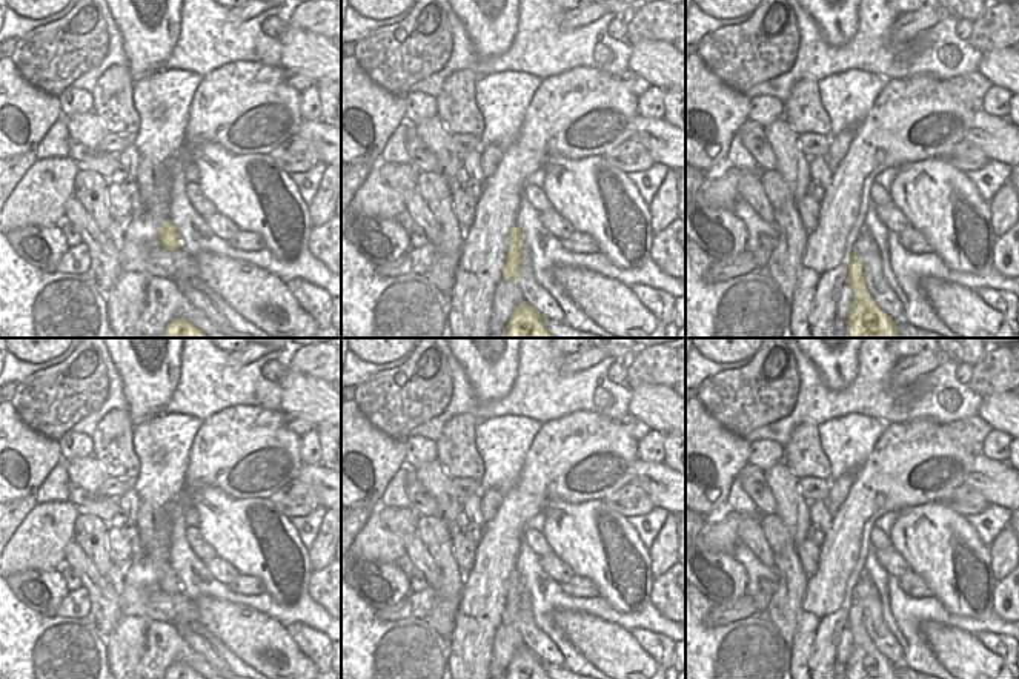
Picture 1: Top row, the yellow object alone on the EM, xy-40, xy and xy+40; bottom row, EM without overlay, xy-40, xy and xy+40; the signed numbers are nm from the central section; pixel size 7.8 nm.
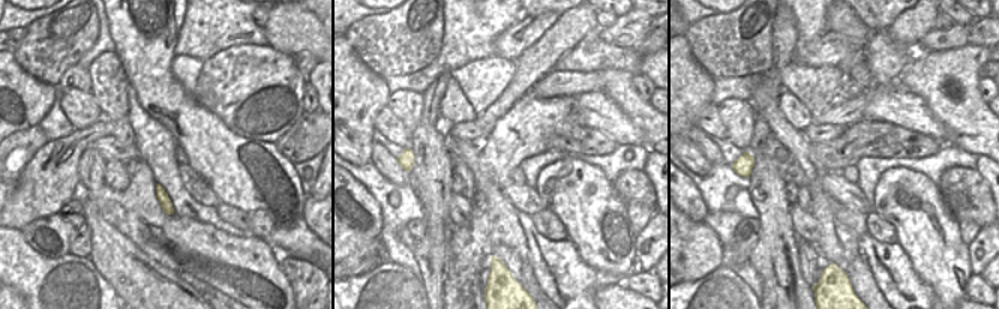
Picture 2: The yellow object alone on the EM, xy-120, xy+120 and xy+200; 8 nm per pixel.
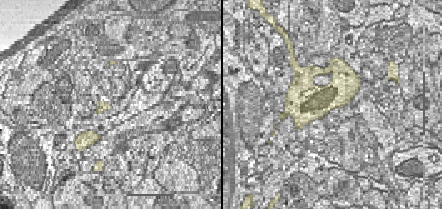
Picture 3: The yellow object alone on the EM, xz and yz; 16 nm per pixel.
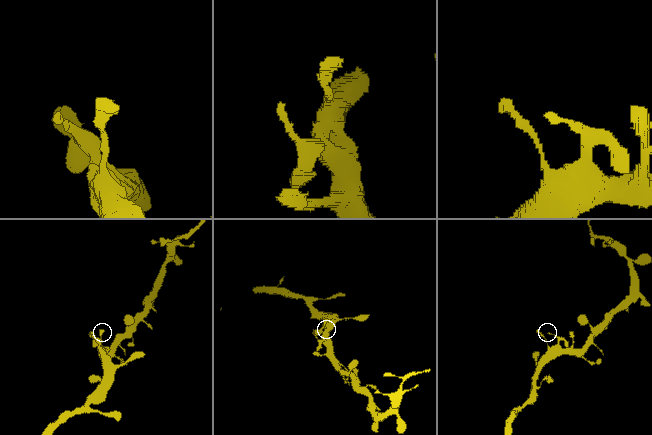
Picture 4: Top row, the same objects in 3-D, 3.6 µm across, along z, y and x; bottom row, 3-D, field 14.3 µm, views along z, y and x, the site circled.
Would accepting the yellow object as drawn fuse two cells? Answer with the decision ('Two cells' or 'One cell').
One cell

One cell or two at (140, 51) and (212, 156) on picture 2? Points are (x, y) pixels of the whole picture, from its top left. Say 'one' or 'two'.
one

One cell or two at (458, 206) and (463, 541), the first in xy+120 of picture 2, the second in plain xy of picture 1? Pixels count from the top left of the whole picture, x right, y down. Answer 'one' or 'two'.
one

